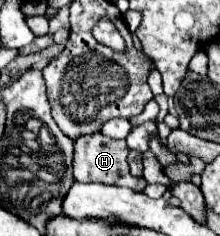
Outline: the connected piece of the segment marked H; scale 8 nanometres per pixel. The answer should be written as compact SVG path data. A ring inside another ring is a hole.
M100 131L92 135L80 135L74 141L74 179L78 183L102 183L102 185L118 185L118 187L130 187L132 191L144 191L146 181L140 177L132 177L128 169L128 147L126 141L118 141L112 137L102 135Z

